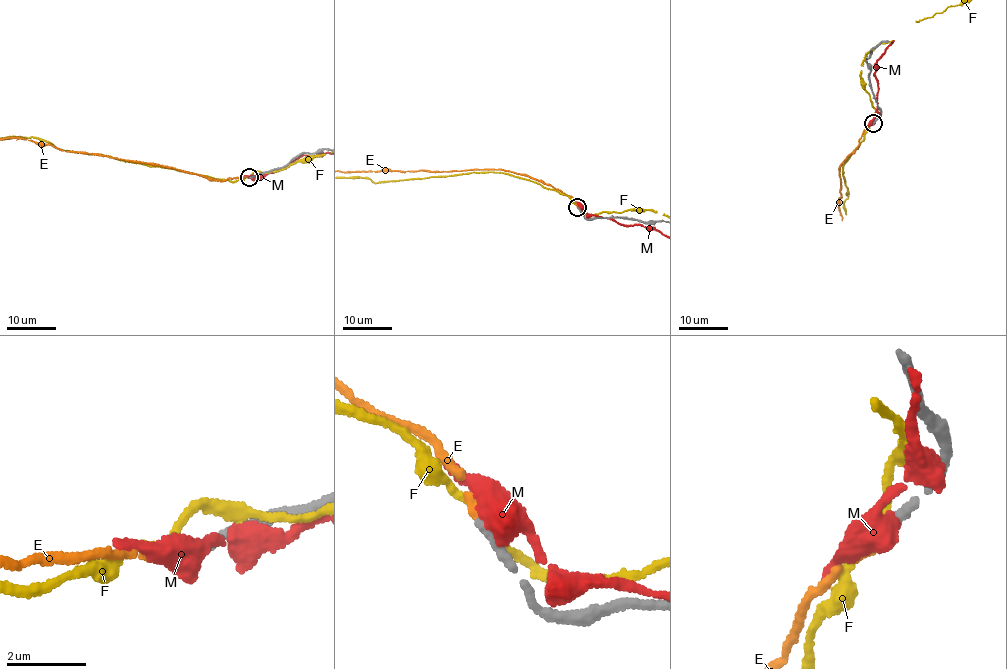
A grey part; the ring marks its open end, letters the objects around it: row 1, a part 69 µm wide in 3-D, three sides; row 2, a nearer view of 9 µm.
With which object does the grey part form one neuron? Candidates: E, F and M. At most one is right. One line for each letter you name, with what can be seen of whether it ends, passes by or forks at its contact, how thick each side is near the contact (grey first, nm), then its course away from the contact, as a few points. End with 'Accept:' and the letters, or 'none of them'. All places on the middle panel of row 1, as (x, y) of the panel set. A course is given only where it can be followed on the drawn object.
E: it ends | 240/170 nm
Accept: E

